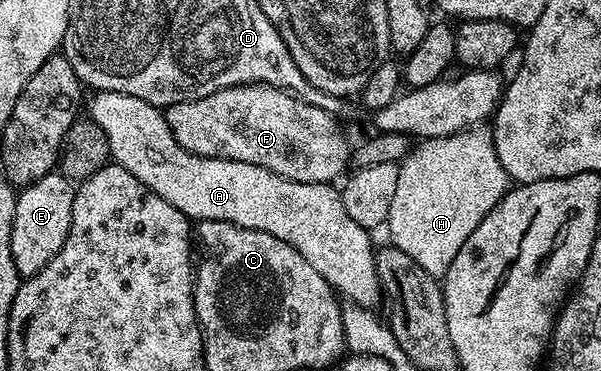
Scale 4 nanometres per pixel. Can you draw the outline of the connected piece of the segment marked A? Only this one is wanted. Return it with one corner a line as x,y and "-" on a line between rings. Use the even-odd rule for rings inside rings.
98,91
92,96
87,102
88,117
103,130
110,159
131,172
131,176
151,192
163,196
167,204
179,208
186,218
234,222
290,242
342,299
370,308
382,305
383,295
375,268
377,256
375,245
369,239
372,238
370,231
351,220
336,185
296,182
259,164
192,154
175,140
164,113
147,104
147,100
107,91

